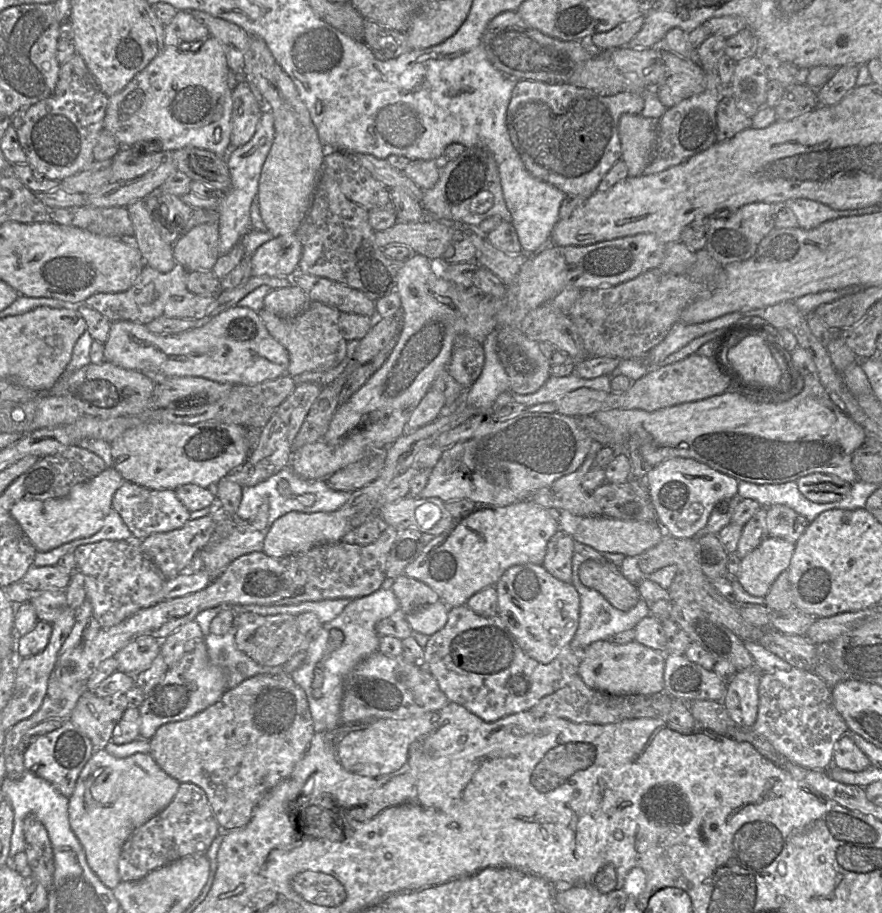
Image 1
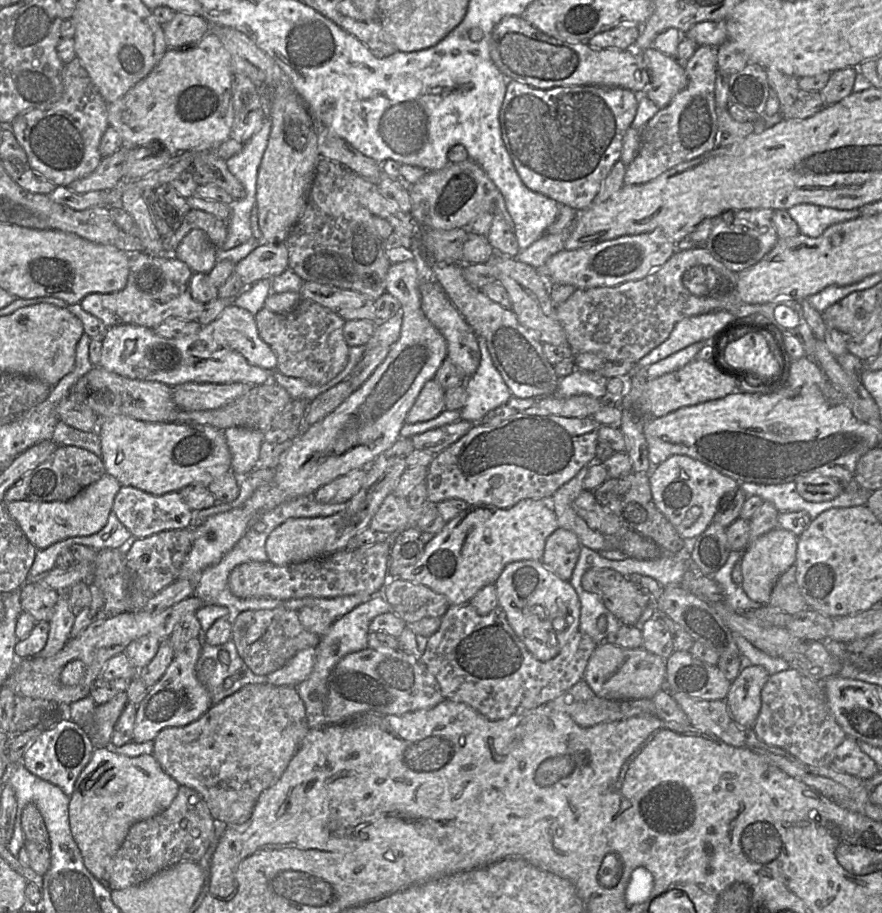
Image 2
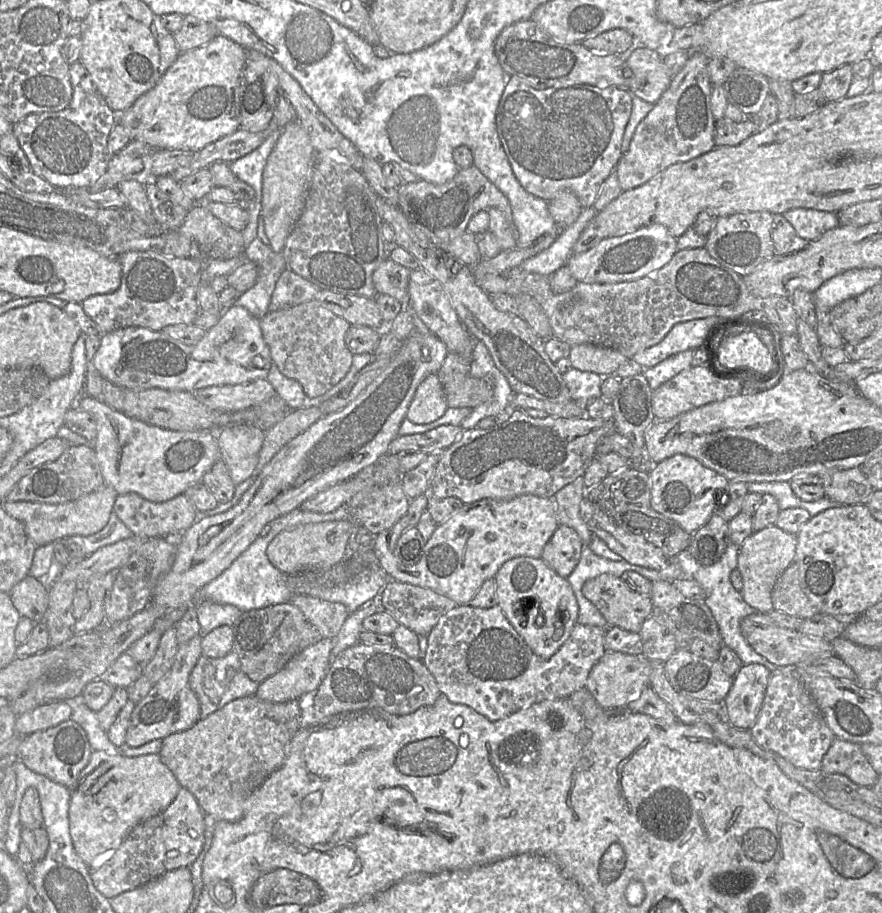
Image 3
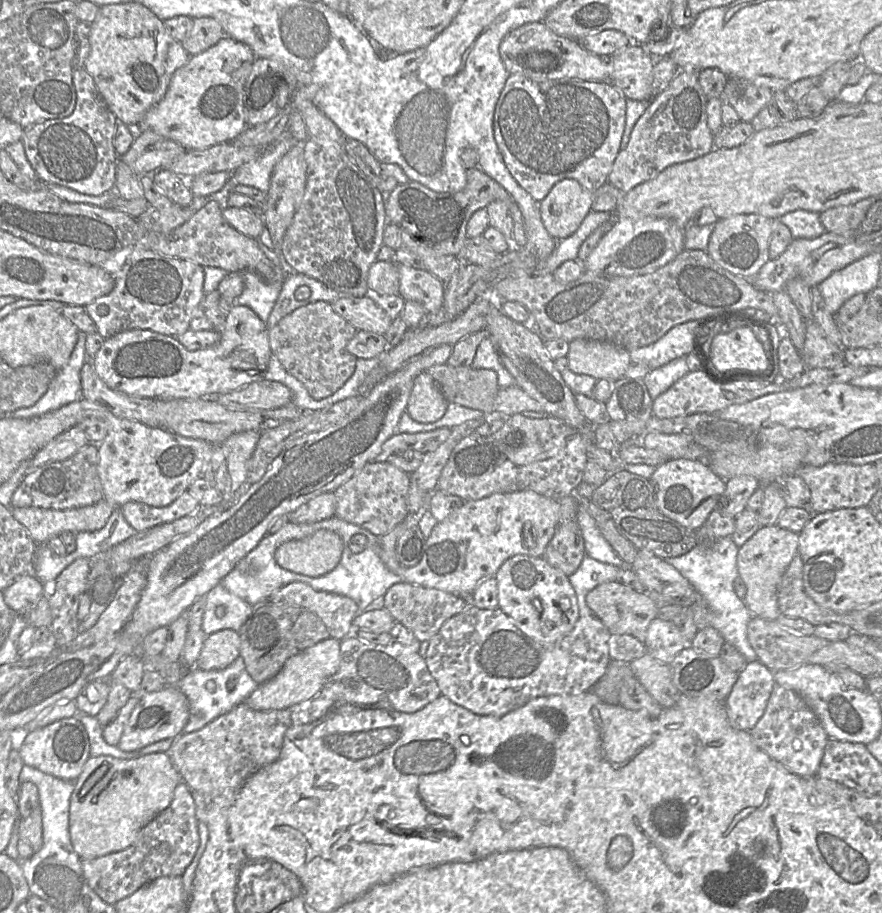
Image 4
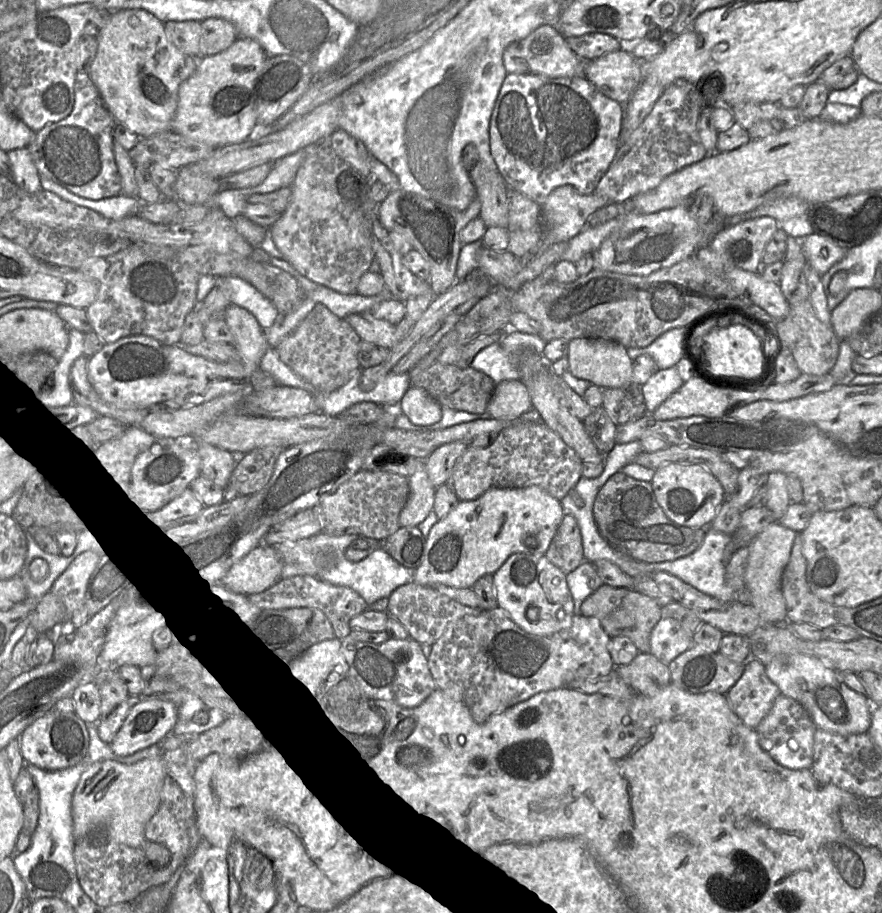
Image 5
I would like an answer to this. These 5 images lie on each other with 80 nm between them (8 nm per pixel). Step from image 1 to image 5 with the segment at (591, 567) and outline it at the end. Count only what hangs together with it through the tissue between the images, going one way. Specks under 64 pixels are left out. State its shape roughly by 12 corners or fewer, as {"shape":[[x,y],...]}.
{"shape":[[604,583],[582,602],[610,638],[643,653],[661,606],[632,588]]}

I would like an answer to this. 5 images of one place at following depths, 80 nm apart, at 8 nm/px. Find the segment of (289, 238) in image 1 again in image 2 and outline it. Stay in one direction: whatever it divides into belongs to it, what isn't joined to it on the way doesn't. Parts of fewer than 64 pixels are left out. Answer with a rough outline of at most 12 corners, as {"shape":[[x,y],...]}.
{"shape":[[285,242],[257,246],[235,265],[249,287],[289,269]]}

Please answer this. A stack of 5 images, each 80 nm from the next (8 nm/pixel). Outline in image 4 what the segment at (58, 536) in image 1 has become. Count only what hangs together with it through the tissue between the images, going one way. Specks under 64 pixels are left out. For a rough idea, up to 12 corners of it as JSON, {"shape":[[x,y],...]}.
{"shape":[[104,499],[66,510],[11,507],[36,544],[93,532],[115,507]]}

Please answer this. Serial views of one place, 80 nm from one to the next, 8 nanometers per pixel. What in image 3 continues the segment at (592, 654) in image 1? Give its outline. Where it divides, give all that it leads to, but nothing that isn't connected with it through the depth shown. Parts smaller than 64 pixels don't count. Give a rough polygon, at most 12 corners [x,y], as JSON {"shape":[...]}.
{"shape":[[606,651],[586,686],[606,710],[649,687],[650,660]]}

